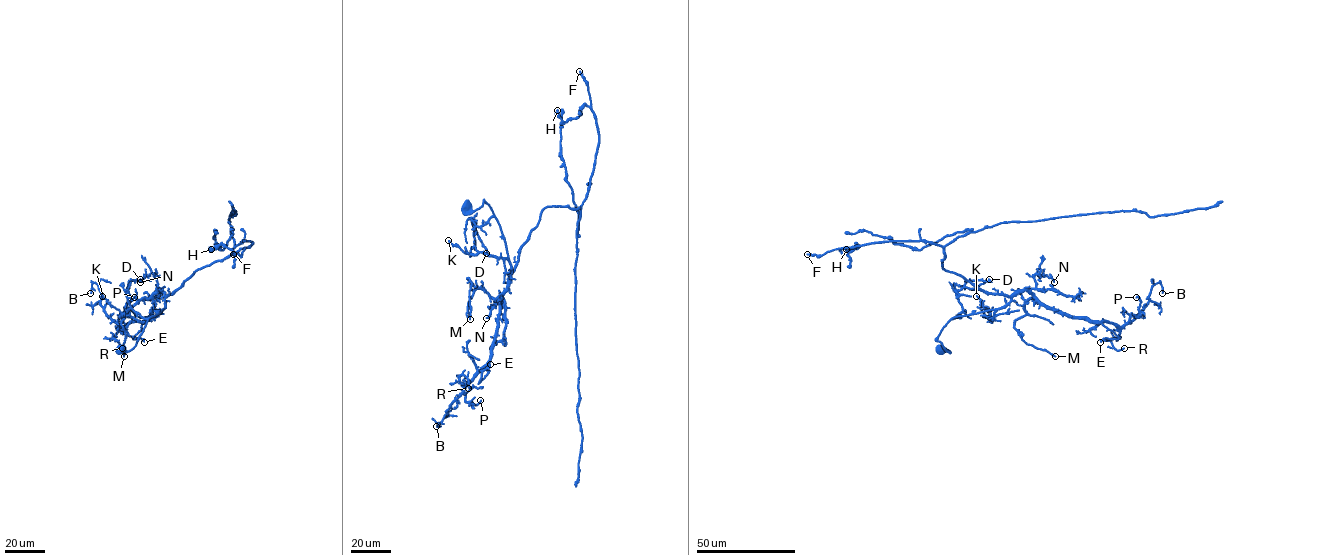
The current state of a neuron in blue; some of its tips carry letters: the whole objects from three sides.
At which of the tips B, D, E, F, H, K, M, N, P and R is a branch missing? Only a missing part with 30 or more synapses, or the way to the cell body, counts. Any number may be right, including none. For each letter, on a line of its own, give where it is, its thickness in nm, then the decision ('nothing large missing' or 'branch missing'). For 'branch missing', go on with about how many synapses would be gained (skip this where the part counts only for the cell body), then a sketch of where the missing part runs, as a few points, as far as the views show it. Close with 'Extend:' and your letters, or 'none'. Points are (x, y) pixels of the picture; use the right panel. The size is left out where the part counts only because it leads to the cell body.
B: place (1162, 293); calibre 100 nm; nothing large missing
D: place (989, 279); calibre 120 nm; nothing large missing
E: place (1100, 342); calibre 120 nm; nothing large missing
F: place (807, 254); calibre 180 nm; nothing large missing
H: place (846, 249); calibre 110 nm; nothing large missing
K: place (976, 296); calibre 150 nm; nothing large missing
M: place (1055, 356); calibre 130 nm; nothing large missing
N: place (1054, 282); calibre 130 nm; nothing large missing
P: place (1136, 297); calibre 180 nm; nothing large missing
R: place (1124, 348); calibre 140 nm; nothing large missing
Extend: none

